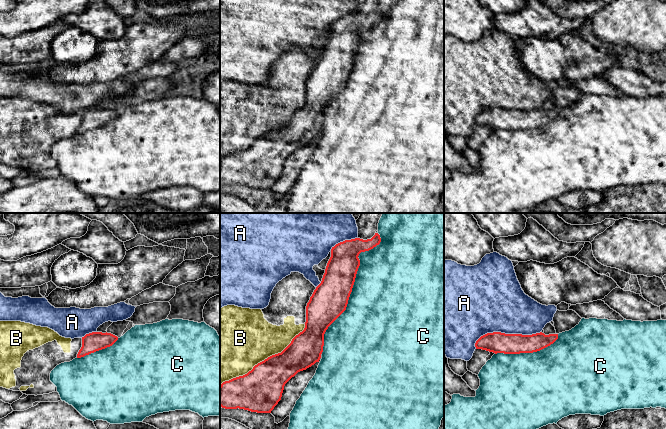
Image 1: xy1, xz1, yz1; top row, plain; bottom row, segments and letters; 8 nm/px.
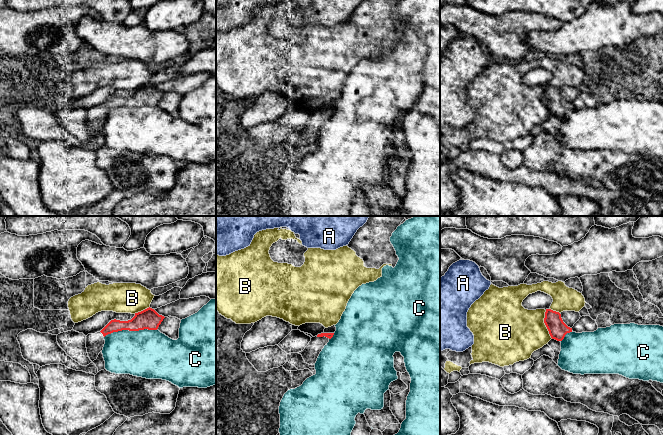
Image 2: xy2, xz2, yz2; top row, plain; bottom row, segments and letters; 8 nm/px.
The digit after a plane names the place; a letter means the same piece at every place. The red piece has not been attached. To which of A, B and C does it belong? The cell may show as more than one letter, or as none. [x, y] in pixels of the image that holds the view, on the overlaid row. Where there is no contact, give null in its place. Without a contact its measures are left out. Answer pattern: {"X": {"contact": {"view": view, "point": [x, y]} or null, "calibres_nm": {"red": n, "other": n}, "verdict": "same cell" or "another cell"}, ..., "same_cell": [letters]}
{"A": {"contact": {"view": "yz1", "point": [506, 334]}, "calibres_nm": {"red": 170, "other": 440}, "verdict": "another cell"}, "B": {"contact": {"view": "xz1", "point": [265, 359]}, "calibres_nm": {"red": 340, "other": 480}, "verdict": "another cell"}, "C": {"contact": {"view": "xz1", "point": [351, 289]}, "calibres_nm": {"red": 300, "other": 480}, "verdict": "another cell"}, "same_cell": []}

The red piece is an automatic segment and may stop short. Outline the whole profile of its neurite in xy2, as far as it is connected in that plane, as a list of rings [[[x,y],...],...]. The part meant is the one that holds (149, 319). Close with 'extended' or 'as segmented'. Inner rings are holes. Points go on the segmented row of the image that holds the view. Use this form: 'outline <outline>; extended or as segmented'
outline [[[147,308],[141,312],[135,313],[135,316],[128,321],[111,320],[100,332],[88,334],[86,336],[86,348],[88,357],[93,362],[102,352],[105,340],[104,337],[113,332],[122,330],[157,330],[165,317],[159,315],[154,309]]]; extended

